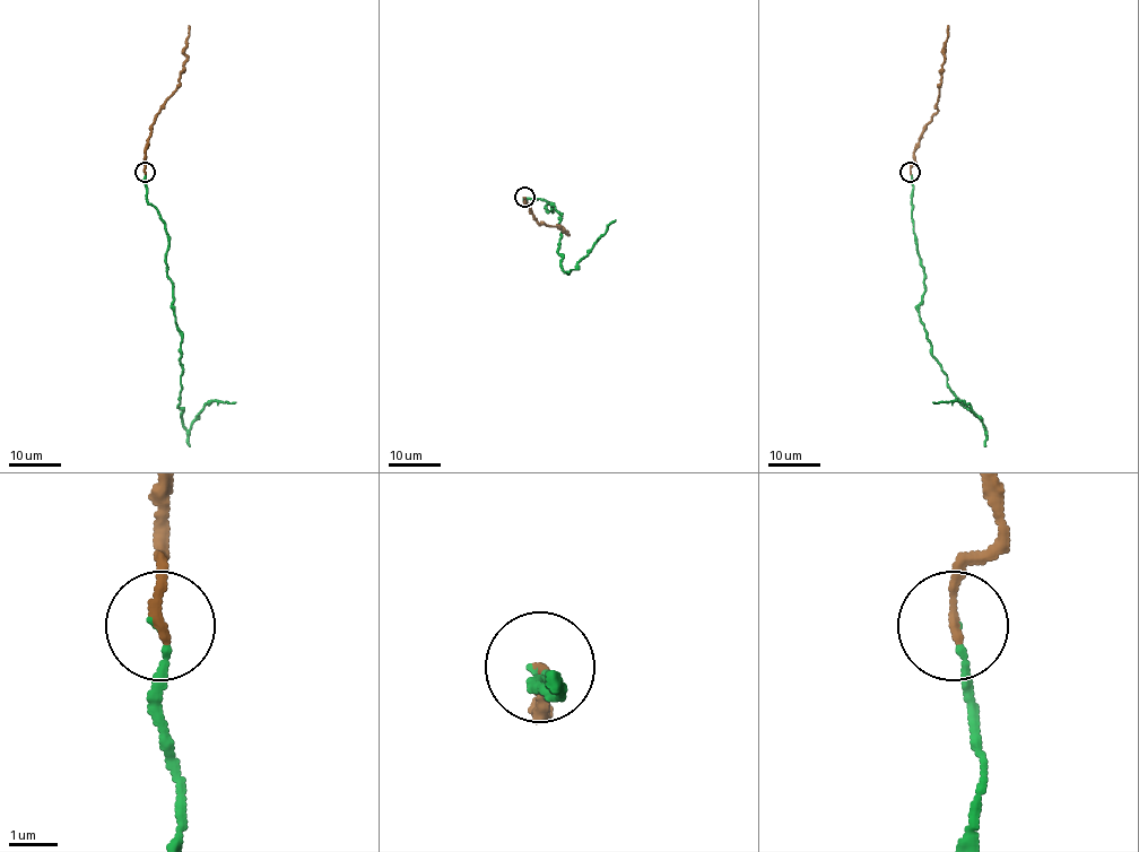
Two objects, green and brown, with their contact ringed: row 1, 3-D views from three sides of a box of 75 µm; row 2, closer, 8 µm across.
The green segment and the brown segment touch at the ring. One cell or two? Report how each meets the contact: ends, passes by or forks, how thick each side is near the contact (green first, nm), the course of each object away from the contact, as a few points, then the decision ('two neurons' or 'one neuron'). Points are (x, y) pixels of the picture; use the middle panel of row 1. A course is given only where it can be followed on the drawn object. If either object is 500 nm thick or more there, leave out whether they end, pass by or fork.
green ends; brown ends; calibres 100 and 190 nm; course green (524, 197), (540, 198), (547, 211), (551, 206), (561, 214), (558, 252), (566, 272), (615, 220); course brown (524, 197), (540, 225), (542, 223), (559, 227), (568, 235); one neuron

